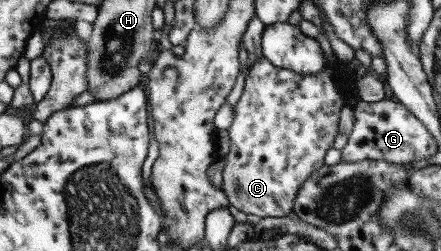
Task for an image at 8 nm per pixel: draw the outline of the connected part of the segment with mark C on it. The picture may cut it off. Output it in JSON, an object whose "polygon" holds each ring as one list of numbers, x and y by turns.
{"polygon":[[254,16,244,32,243,44,252,54,258,56,250,67,239,101,234,105,236,118,228,128,230,150,224,157,223,181,220,190,231,200,231,205,248,214,253,220,266,217,283,217,294,206,296,194,312,173,322,167,322,156,332,146,338,112,342,108,341,96,336,90,336,75,333,67,324,67,316,73,304,74,285,69,271,63,263,52,263,36,267,25]]}

